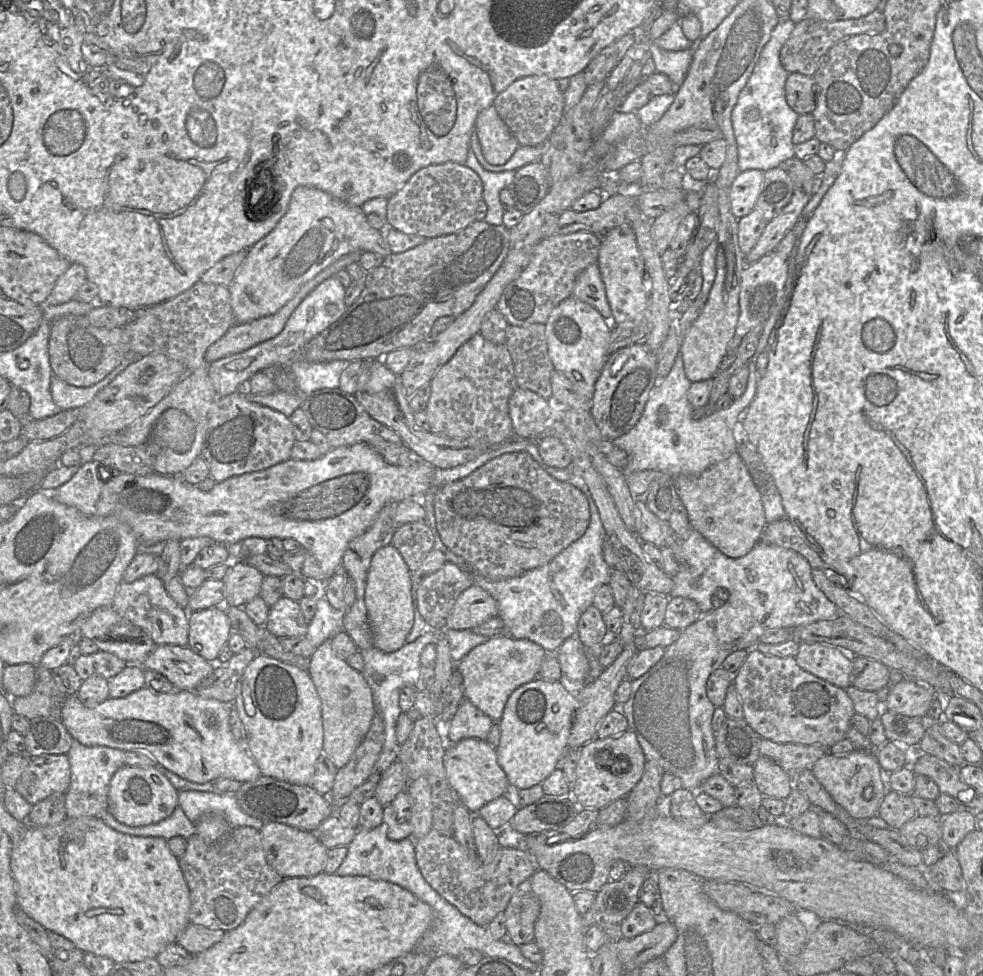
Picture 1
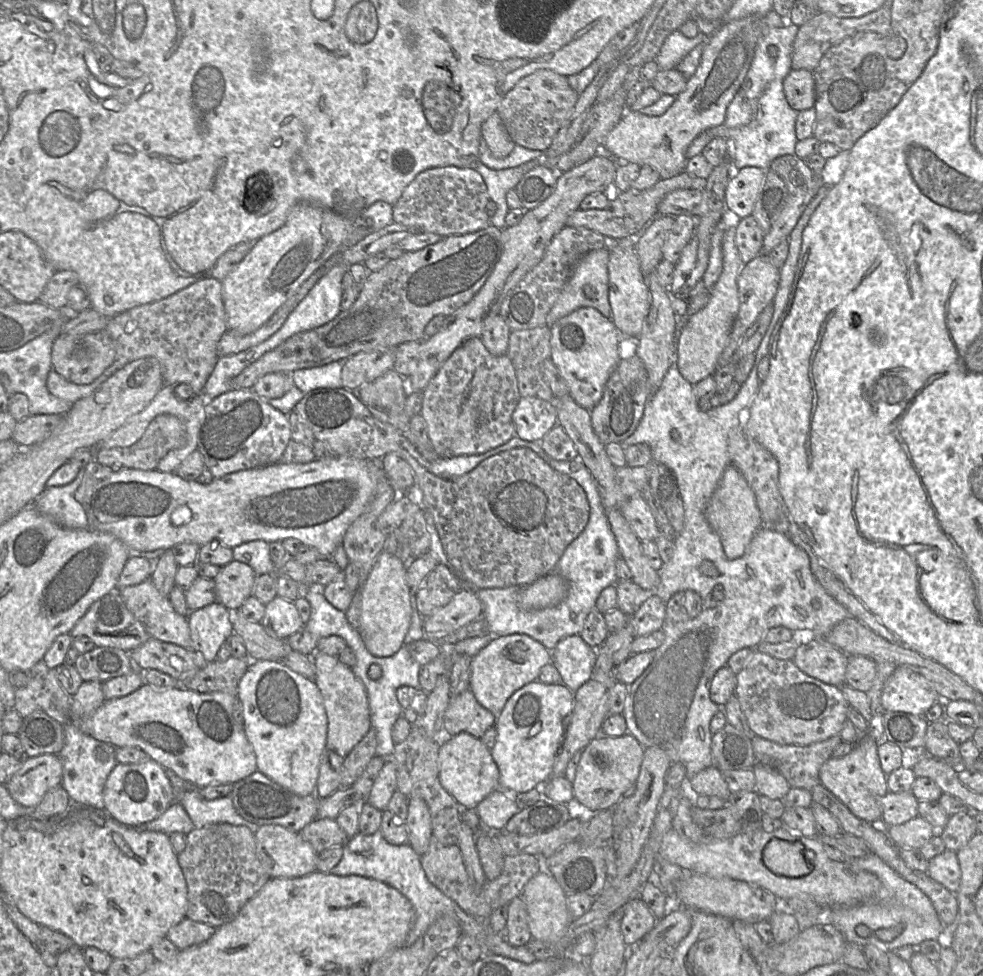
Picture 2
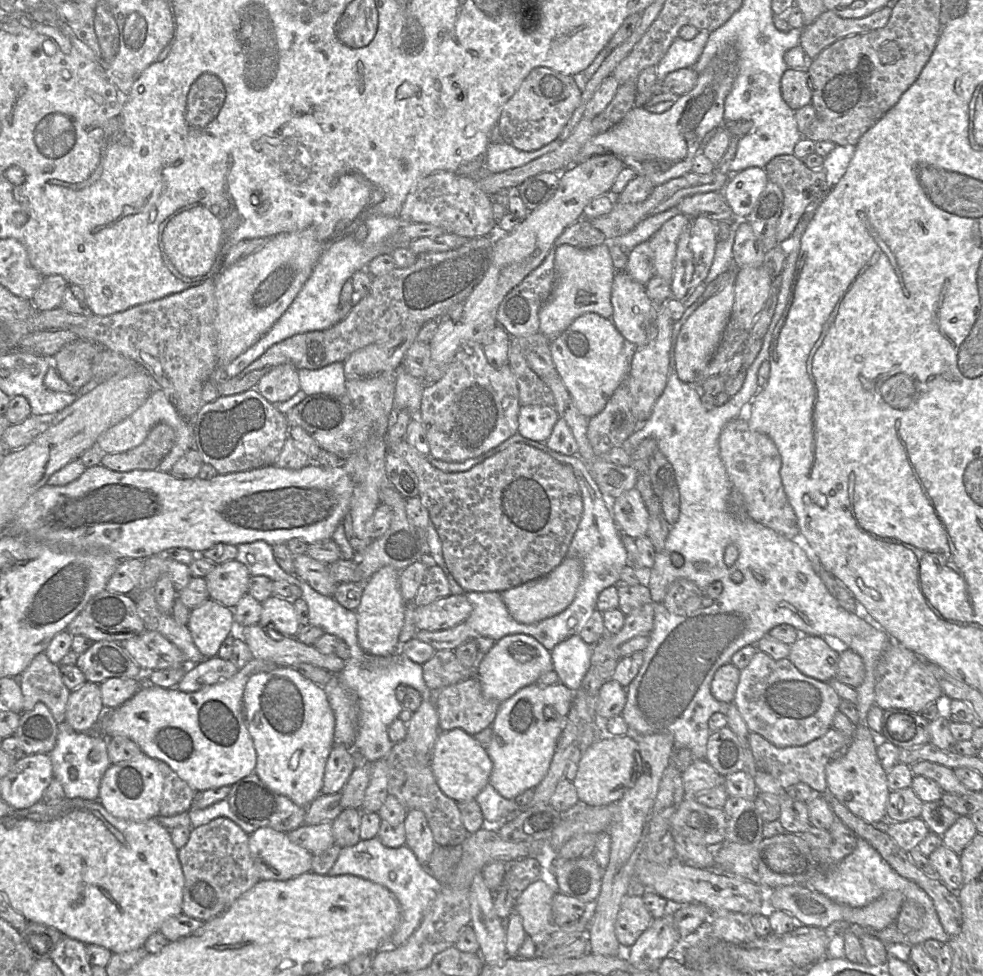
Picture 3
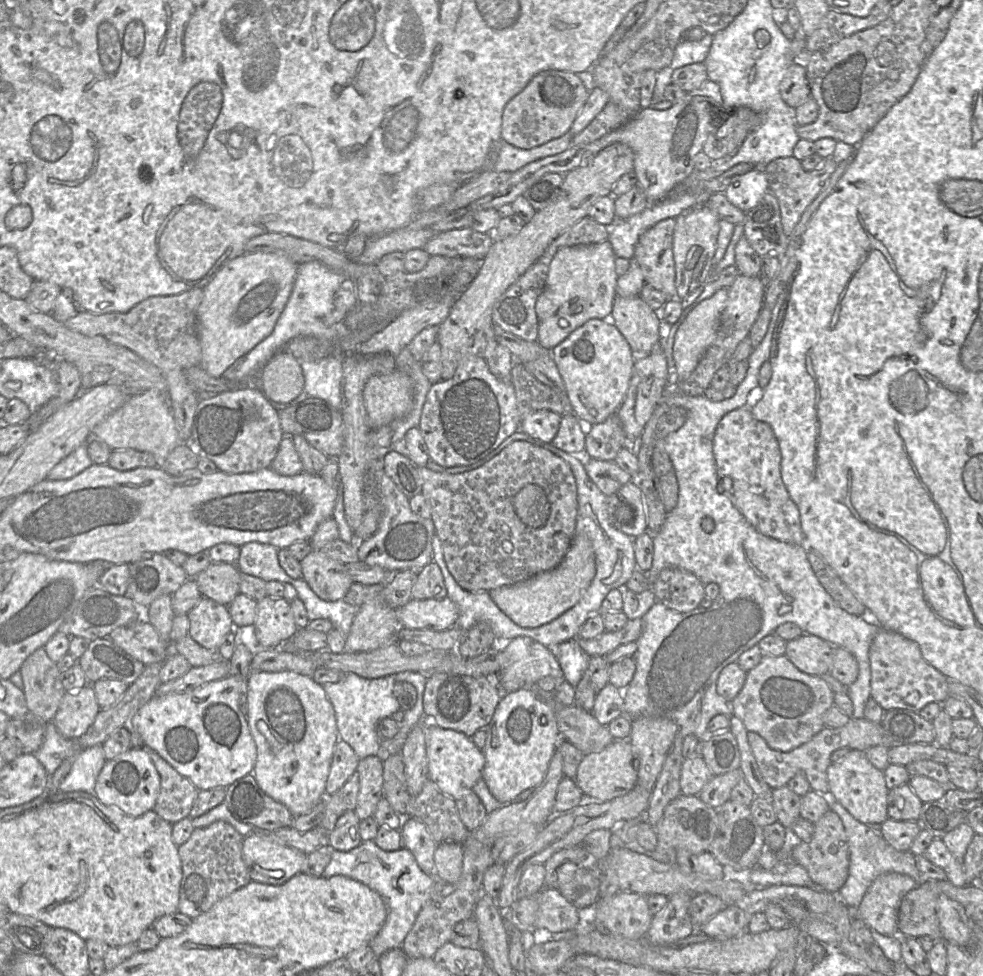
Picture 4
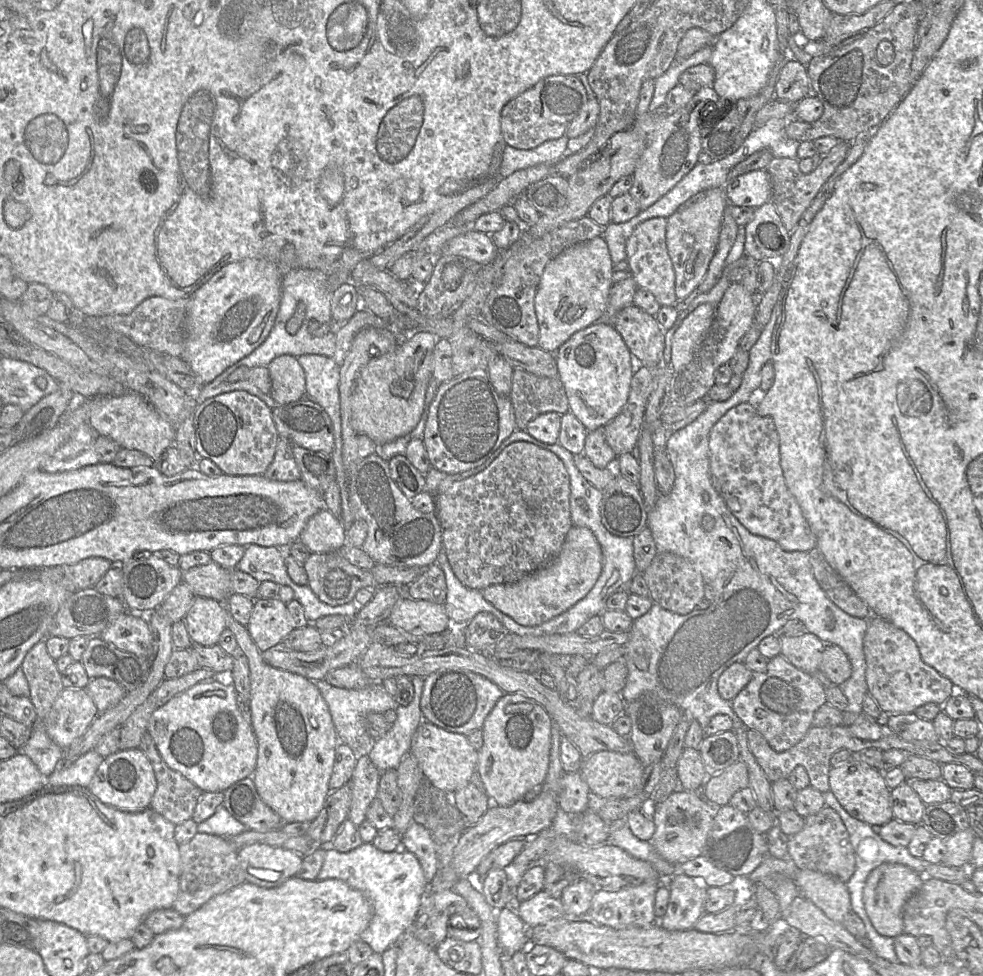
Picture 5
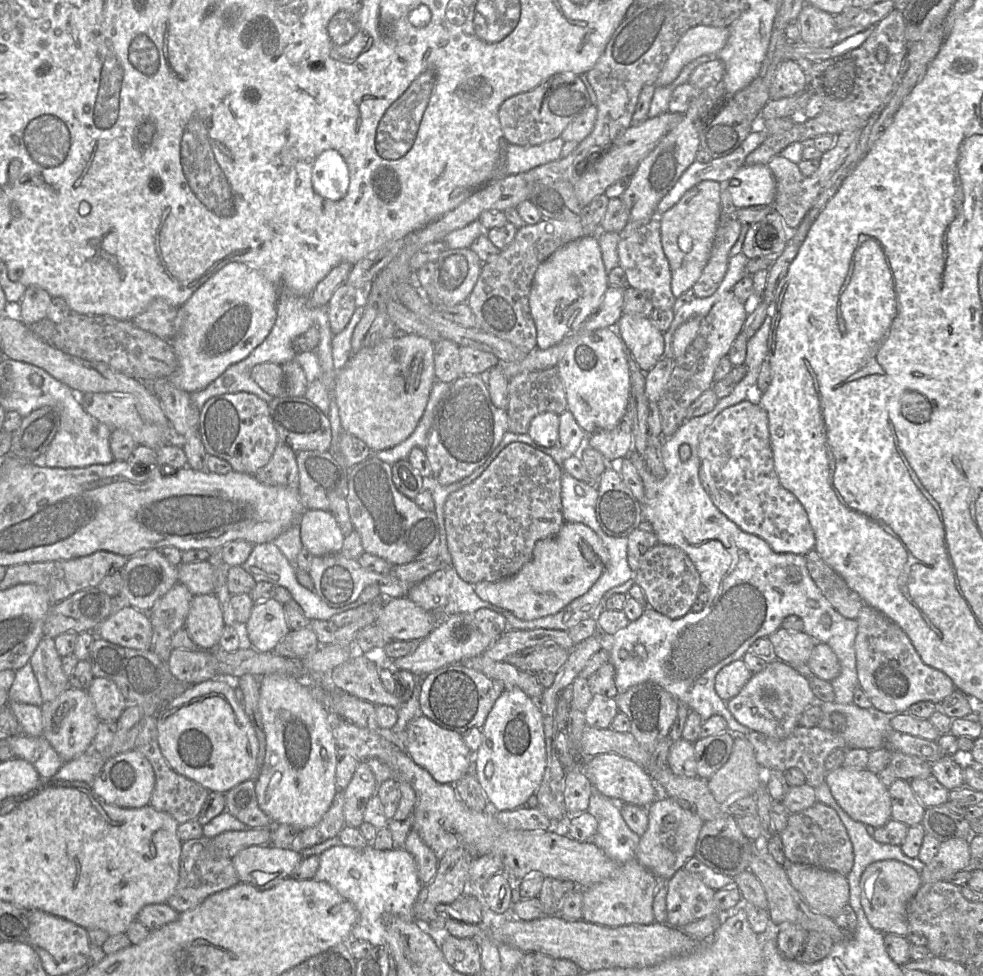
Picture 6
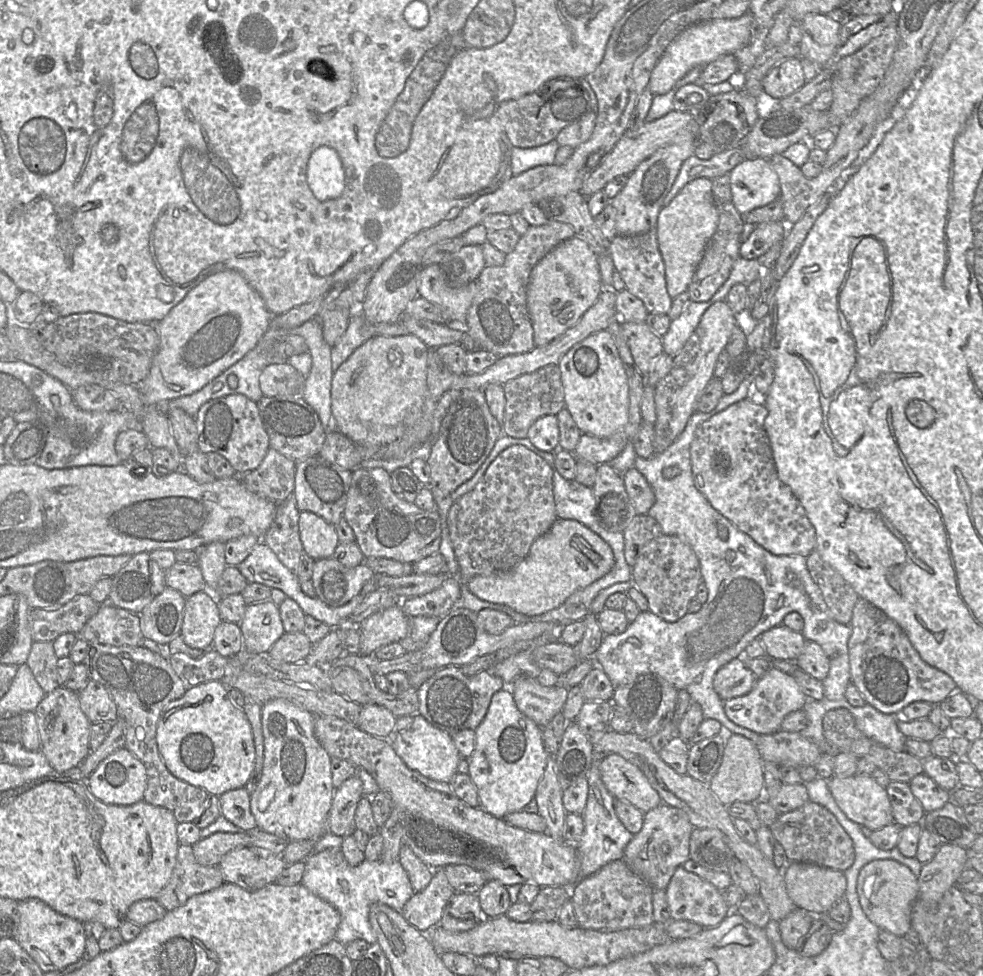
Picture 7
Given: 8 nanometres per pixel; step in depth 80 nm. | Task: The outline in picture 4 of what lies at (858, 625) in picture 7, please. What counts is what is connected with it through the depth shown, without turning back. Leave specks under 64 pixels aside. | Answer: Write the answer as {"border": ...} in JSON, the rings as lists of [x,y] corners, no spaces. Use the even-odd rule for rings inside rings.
{"border":[[[879,625],[869,649],[871,698],[884,710],[919,712],[929,703],[942,704],[949,695],[948,679],[922,656],[919,645]]]}

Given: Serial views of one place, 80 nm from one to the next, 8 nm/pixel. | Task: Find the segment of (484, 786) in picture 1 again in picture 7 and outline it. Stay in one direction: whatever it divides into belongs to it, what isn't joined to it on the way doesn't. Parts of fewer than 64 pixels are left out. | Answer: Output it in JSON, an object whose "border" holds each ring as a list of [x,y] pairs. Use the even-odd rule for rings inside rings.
{"border":[[[420,713],[398,717],[390,743],[408,768],[434,781],[449,783],[462,759],[452,737],[430,724]]]}

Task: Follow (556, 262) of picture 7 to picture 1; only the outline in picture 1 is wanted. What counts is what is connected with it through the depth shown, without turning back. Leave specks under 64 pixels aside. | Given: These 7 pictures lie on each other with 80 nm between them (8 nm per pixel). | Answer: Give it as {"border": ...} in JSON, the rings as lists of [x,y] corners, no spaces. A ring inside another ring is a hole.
{"border":[[[597,262],[590,264],[578,275],[572,296],[590,304],[600,313],[607,325],[611,325],[614,318],[606,297],[605,285]]]}

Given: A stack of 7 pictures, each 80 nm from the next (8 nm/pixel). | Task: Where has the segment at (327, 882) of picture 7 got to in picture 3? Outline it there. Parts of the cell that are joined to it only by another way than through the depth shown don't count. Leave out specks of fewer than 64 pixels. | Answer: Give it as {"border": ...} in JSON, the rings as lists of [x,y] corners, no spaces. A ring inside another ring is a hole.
{"border":[[[378,836],[369,840],[360,840],[354,846],[341,848],[336,862],[327,875],[343,874],[359,876],[380,884],[396,897],[400,905],[400,922],[387,944],[382,948],[403,945],[419,927],[427,908],[441,891],[440,882],[418,862],[408,846],[404,844],[399,848],[388,848],[380,842]]]}

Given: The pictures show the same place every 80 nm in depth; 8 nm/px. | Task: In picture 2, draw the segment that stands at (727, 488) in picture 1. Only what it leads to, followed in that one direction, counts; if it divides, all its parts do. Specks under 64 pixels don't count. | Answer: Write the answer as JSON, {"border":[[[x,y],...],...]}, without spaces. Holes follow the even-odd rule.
{"border":[[[732,464],[724,471],[716,490],[705,509],[705,517],[710,527],[720,537],[728,559],[742,557],[756,532],[763,526],[756,497],[741,472]]]}

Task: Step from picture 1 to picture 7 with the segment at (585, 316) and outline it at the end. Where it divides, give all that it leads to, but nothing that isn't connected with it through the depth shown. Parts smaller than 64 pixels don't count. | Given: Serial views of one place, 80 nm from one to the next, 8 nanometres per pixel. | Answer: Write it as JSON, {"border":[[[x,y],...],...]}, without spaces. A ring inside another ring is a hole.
{"border":[[[607,330],[574,345],[559,361],[565,407],[582,434],[610,437],[628,423],[628,379],[612,335]]]}

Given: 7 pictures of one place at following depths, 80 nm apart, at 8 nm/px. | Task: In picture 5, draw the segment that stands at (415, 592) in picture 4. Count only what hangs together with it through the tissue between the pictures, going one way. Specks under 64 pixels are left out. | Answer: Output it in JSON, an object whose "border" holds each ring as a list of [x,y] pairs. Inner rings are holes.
{"border":[[[437,563],[428,566],[423,573],[406,588],[406,596],[414,600],[427,600],[444,604],[447,597],[445,574]]]}

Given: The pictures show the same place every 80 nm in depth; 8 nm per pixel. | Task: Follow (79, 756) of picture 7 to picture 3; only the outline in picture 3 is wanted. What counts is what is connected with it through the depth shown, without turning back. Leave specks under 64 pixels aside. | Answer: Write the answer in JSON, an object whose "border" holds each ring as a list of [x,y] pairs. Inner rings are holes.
{"border":[[[86,681],[70,692],[65,722],[77,732],[94,732],[98,728],[98,719],[105,711],[99,685]]]}

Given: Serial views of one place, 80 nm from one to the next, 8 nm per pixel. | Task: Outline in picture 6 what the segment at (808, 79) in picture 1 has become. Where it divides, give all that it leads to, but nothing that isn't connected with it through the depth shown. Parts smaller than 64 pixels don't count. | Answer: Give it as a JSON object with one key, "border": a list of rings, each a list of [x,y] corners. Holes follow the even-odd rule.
{"border":[[[784,60],[769,87],[770,100],[794,96],[808,88],[808,77],[796,61]]]}

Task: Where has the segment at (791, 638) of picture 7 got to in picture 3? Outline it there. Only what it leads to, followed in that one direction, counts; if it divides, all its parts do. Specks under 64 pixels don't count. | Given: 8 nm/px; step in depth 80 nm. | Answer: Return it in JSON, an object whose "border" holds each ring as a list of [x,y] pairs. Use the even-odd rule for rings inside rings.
{"border":[[[800,635],[790,645],[788,658],[804,675],[829,682],[837,673],[839,641],[831,636]]]}

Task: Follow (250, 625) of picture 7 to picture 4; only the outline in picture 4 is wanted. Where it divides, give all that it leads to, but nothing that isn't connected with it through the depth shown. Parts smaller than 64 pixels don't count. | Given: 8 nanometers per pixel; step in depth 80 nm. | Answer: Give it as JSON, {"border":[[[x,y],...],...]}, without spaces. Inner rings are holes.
{"border":[[[267,595],[257,602],[253,630],[261,648],[280,647],[298,632],[290,602]]]}

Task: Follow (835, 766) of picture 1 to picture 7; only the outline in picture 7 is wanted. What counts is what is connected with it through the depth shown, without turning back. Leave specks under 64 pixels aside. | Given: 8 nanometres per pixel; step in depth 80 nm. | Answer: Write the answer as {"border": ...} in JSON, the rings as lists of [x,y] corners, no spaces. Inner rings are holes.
{"border":[[[832,776],[828,786],[843,813],[867,832],[894,822],[887,791],[872,776]]]}

